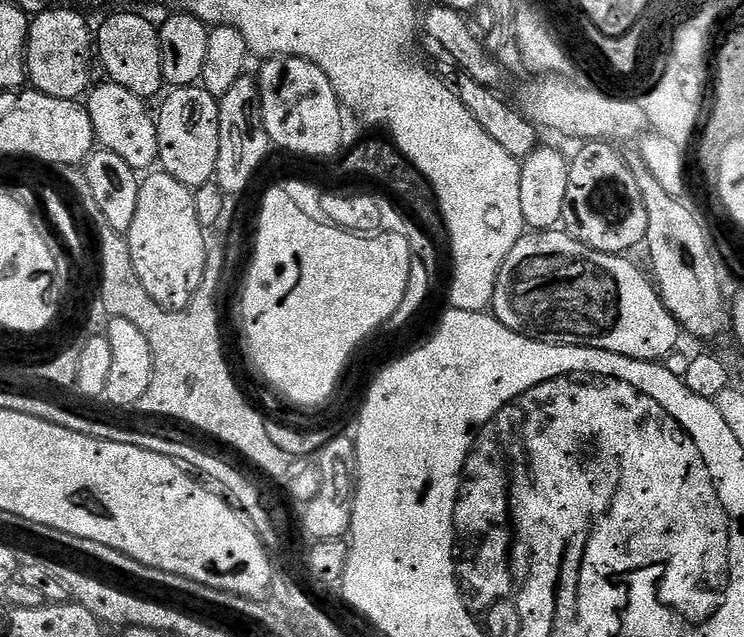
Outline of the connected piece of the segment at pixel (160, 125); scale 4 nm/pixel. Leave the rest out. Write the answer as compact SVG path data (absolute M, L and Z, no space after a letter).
M203 86L172 88L169 93L168 97L165 95L159 101L159 103L161 102L160 116L158 112L155 117L156 129L158 130L158 150L160 151L158 164L166 174L178 178L178 182L195 190L204 184L213 183L216 175L216 167L220 157L220 105L217 97L208 93Z

